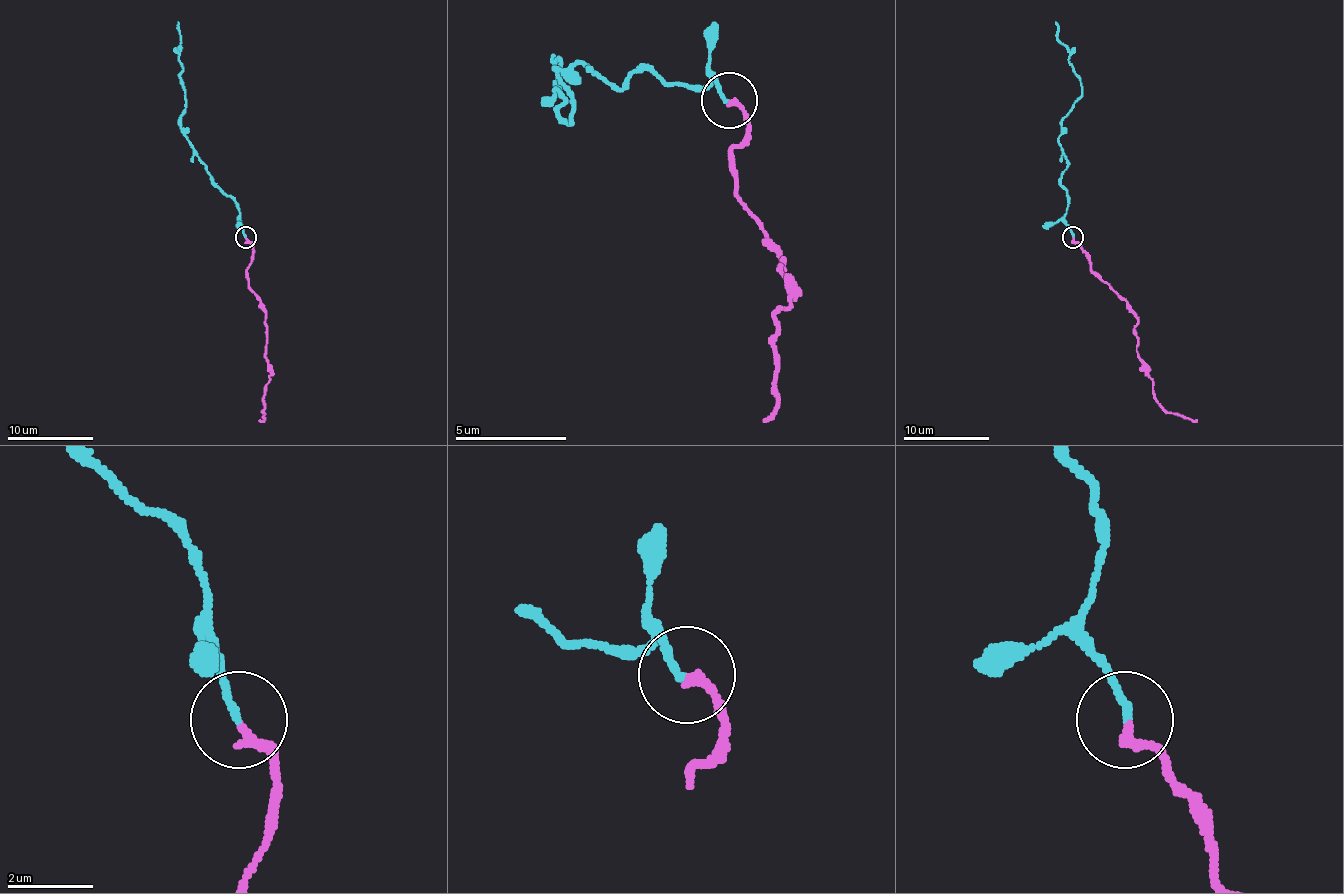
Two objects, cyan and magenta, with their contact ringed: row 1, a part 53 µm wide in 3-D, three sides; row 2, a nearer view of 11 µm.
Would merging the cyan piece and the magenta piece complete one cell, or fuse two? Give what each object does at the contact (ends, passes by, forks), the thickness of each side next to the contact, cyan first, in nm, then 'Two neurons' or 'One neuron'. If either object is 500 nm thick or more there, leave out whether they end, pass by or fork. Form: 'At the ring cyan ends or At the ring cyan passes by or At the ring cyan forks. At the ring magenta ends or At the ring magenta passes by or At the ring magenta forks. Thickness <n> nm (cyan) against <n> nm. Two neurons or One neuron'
At the ring cyan ends. At the ring magenta ends. Thickness 180 nm (cyan) against 240 nm. Two neurons

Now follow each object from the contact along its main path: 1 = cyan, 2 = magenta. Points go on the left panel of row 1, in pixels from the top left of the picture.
1: (245, 238), (239, 205), (217, 186), (180, 126), (185, 87), (180, 78), (183, 65), (178, 61), (178, 22)
2: (245, 238), (252, 242), (247, 285), (260, 300), (271, 374), (264, 397), (264, 419), (258, 421)

